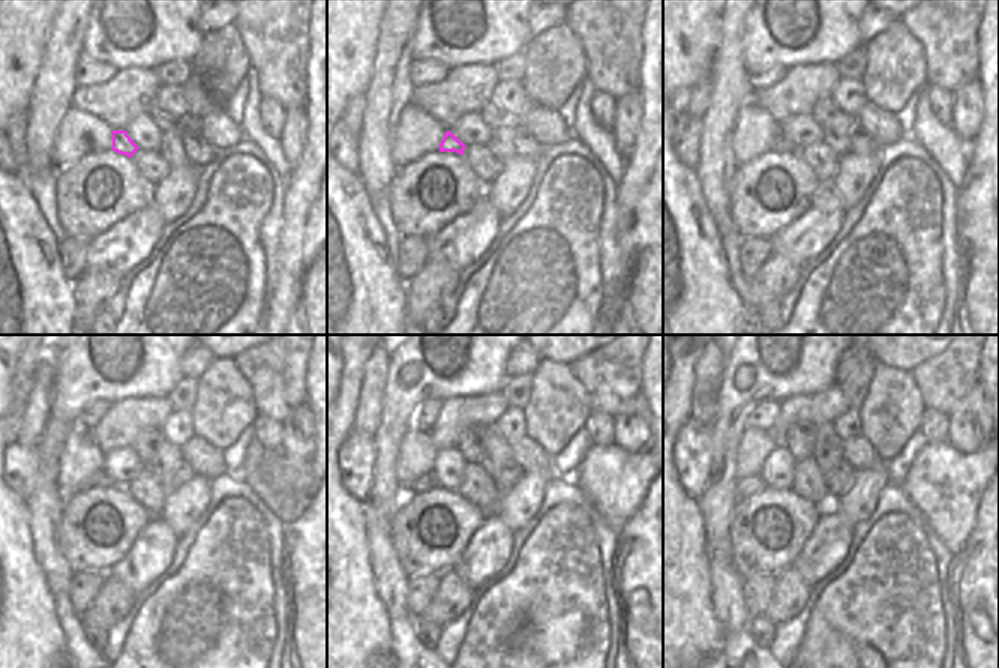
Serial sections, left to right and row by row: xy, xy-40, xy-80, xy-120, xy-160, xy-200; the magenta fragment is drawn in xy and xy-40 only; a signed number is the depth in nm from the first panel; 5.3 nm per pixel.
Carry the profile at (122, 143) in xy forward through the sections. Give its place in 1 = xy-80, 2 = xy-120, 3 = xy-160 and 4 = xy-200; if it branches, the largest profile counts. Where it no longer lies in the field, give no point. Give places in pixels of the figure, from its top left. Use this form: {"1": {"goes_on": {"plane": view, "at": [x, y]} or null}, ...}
{"1": {"goes_on": {"plane": "xy-80", "at": [782, 144]}}, "2": {"goes_on": {"plane": "xy-120", "at": [92, 482]}}, "3": {"goes_on": {"plane": "xy-160", "at": [422, 484]}}, "4": {"goes_on": {"plane": "xy-200", "at": [749, 485]}}}

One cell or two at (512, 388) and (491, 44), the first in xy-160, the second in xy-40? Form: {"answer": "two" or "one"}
{"answer": "two"}

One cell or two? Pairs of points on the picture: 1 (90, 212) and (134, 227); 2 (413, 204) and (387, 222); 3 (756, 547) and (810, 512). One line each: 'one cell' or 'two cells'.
1: two cells
2: two cells
3: one cell

